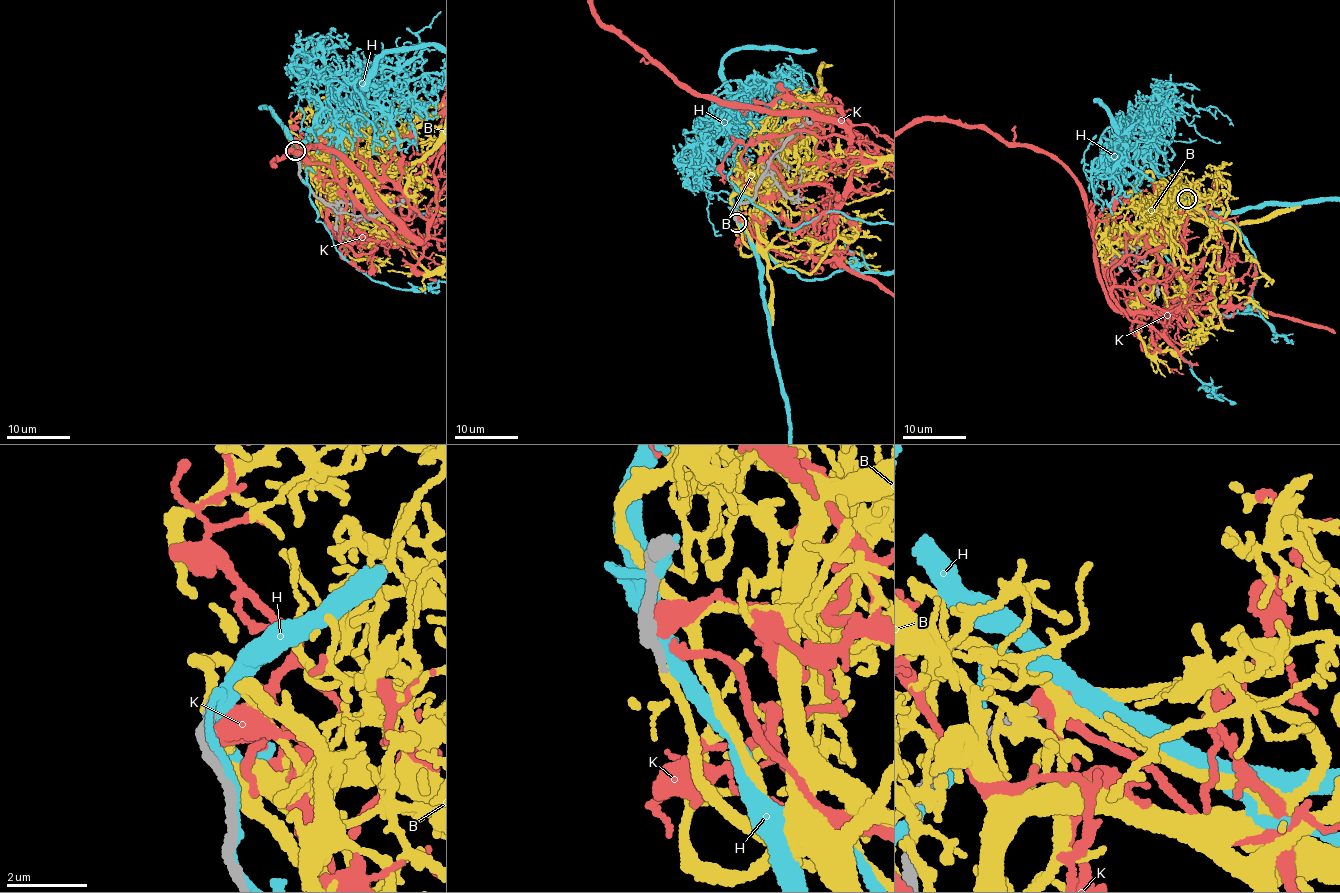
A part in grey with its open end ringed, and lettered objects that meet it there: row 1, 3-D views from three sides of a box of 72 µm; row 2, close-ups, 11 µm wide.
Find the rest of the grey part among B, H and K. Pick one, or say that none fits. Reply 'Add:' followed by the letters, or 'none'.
Add: B

